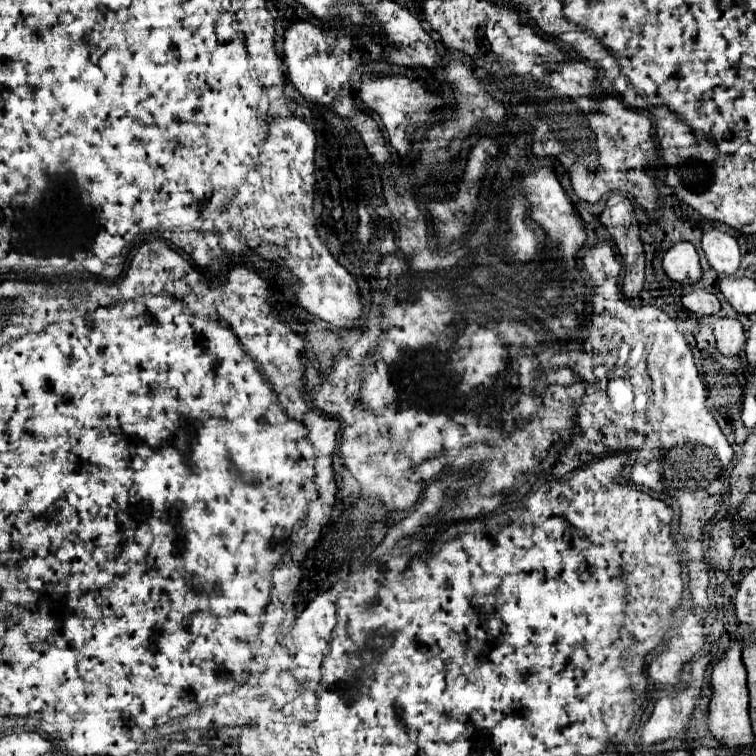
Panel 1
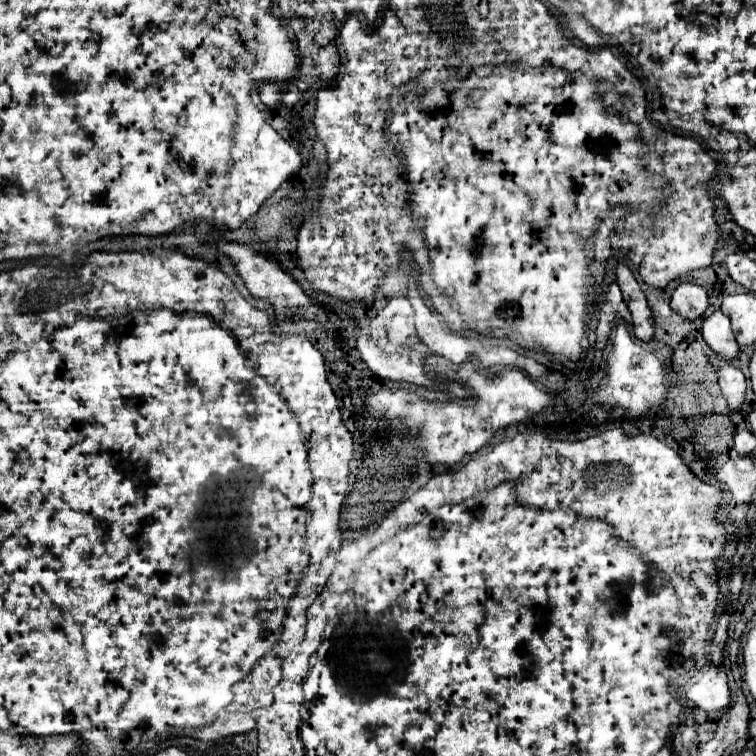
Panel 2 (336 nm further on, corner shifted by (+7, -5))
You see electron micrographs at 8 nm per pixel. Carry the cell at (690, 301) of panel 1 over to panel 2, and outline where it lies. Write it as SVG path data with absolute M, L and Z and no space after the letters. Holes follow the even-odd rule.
M716 310L714 314L704 318L704 322L702 322L702 336L704 336L706 344L716 354L724 356L724 360L732 360L732 358L736 358L740 354L736 338L732 336L730 320L720 310Z

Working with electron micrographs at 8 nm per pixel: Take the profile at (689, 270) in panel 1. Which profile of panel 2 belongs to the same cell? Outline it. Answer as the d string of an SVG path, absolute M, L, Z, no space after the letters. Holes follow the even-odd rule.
M680 282L674 292L672 292L672 300L670 306L682 314L688 320L700 318L706 308L708 308L708 294L702 286L698 284L690 284L690 282Z

